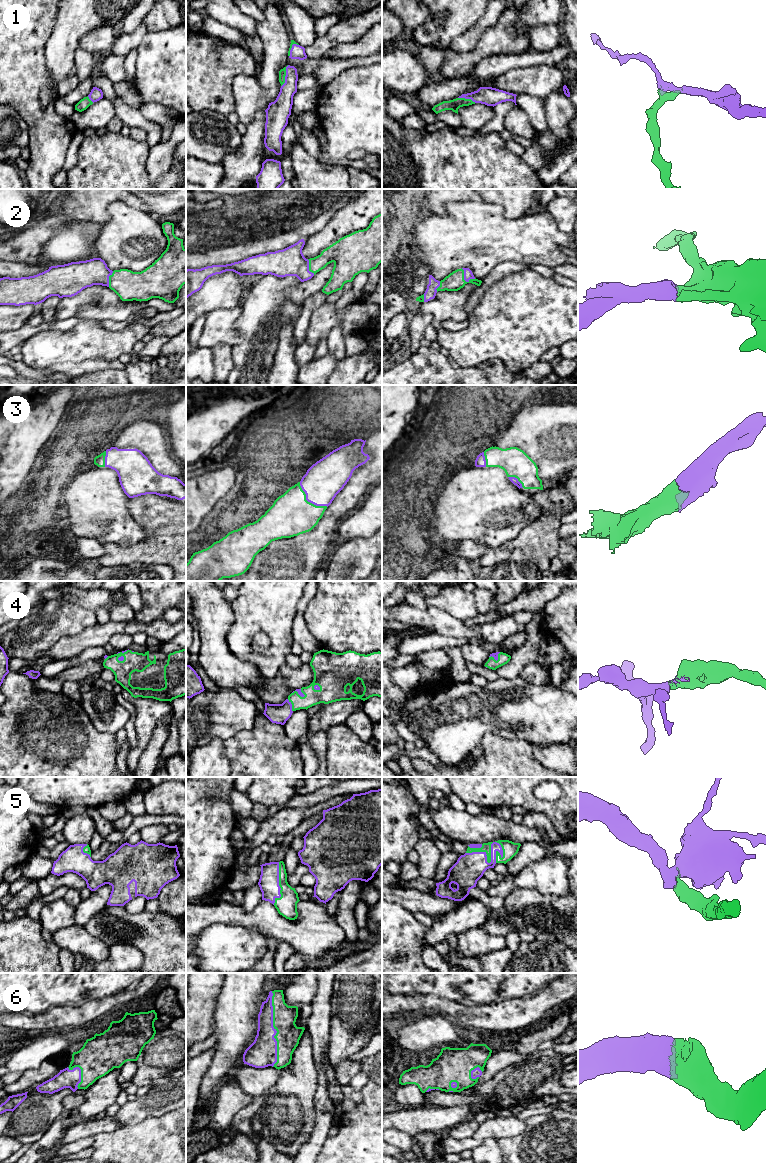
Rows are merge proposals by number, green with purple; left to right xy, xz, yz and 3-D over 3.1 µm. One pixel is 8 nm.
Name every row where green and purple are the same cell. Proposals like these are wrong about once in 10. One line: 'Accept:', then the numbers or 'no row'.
Accept: 1, 2, 3, 4, 5, 6

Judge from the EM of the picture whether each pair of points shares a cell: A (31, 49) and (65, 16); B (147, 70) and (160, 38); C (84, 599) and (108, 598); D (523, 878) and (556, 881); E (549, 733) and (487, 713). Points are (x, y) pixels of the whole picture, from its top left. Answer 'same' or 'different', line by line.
A: different
B: same
C: same
D: same
E: same

